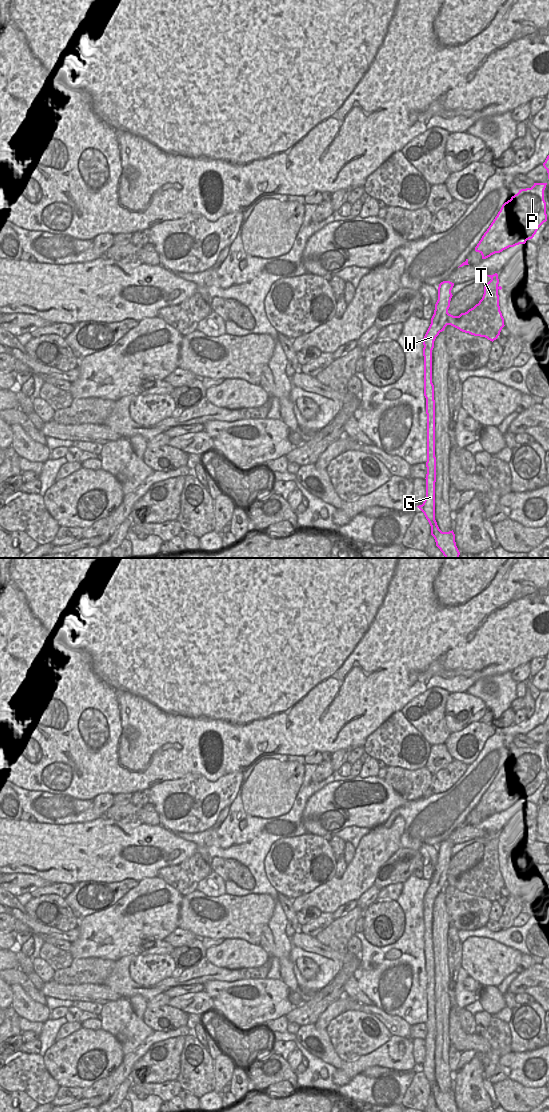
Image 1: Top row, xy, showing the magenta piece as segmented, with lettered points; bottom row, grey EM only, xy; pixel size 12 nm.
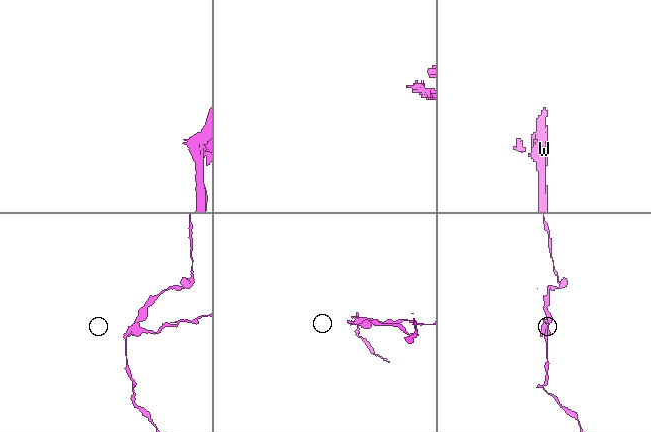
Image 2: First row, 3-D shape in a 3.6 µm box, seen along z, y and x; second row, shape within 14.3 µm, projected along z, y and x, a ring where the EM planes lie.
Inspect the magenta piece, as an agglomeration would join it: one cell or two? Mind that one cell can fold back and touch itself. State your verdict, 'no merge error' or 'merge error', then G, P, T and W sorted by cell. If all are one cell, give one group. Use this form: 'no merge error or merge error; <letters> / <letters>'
merge error; G P W / T

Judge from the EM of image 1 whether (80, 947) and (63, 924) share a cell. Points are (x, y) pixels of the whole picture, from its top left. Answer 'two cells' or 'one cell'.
two cells

